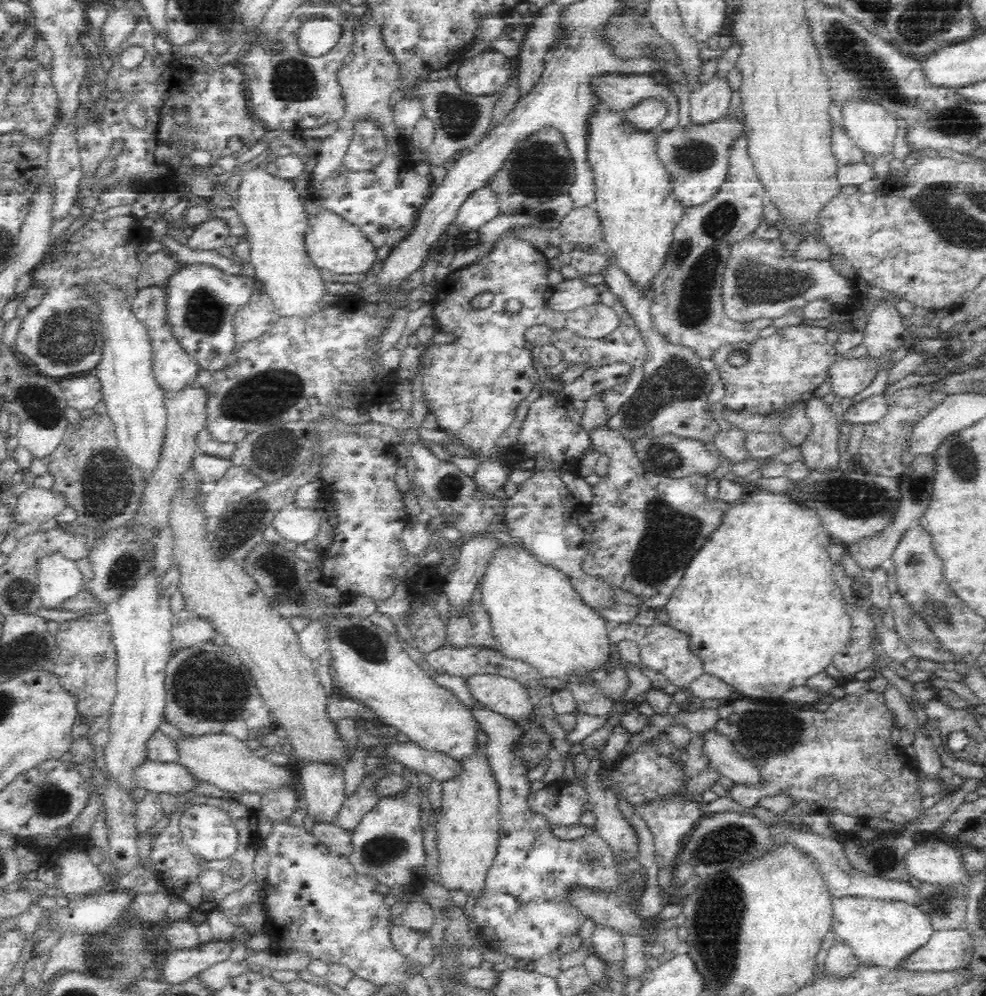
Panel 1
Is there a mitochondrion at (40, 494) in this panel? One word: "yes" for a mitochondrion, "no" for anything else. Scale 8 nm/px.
no

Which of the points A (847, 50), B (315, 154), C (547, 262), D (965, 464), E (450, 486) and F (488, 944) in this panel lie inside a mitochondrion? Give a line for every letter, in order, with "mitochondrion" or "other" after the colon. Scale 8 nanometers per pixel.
A: mitochondrion
B: other
C: other
D: mitochondrion
E: mitochondrion
F: other

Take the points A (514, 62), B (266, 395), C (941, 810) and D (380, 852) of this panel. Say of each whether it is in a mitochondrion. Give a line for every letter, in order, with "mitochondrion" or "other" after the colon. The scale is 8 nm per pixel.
A: other
B: mitochondrion
C: other
D: mitochondrion

